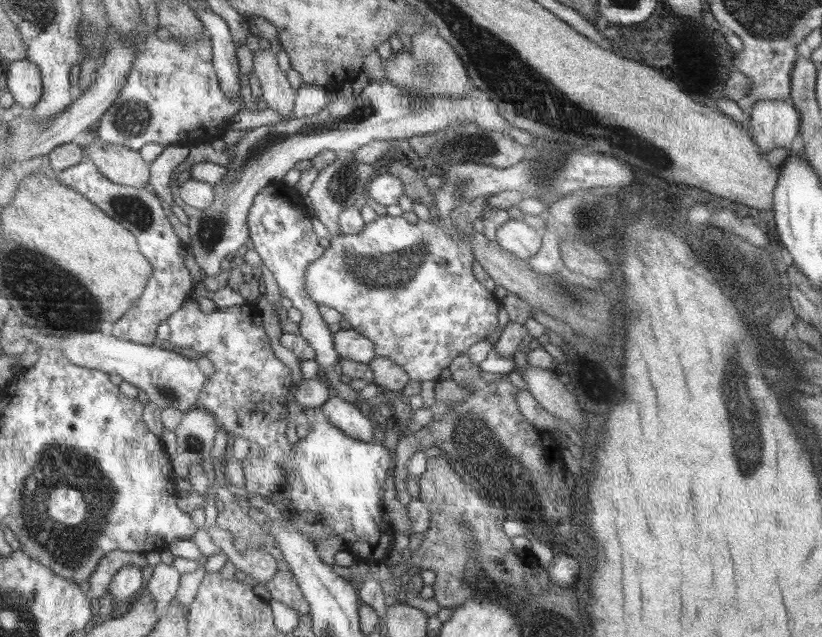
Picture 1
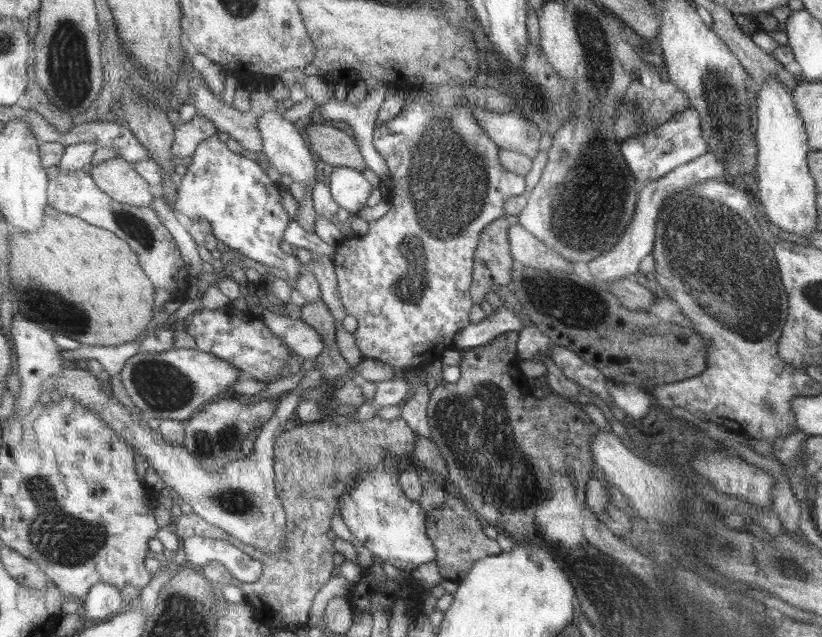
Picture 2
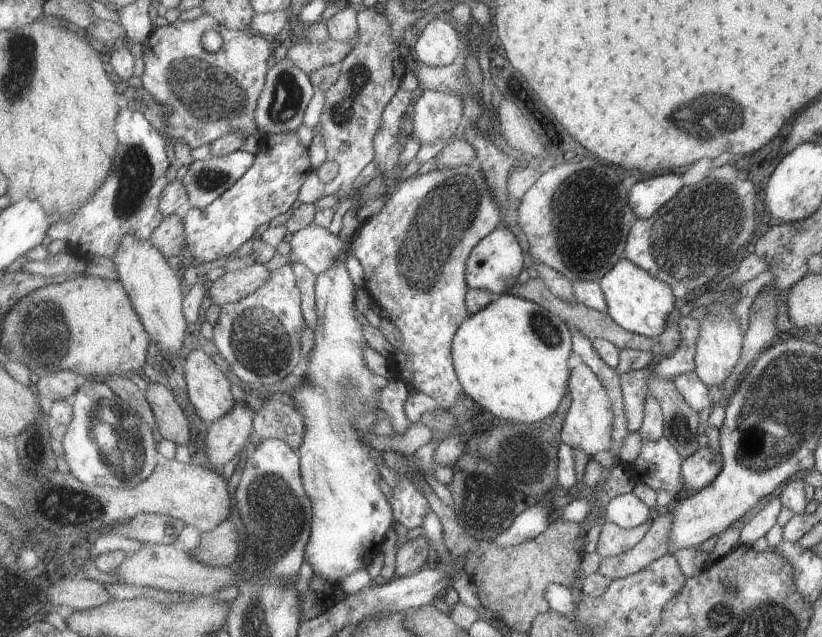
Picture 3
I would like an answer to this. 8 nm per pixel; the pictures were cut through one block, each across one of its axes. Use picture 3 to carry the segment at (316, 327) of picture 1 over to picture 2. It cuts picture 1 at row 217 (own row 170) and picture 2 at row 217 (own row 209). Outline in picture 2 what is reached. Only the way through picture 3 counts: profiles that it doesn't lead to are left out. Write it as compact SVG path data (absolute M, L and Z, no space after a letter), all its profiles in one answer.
M215 134L199 144L189 164L189 172L179 180L177 210L185 220L201 216L211 220L215 236L221 240L223 248L237 250L243 256L269 266L271 270L283 270L287 274L285 282L295 292L299 278L307 272L307 266L303 266L295 254L281 250L291 216L283 206L283 196L279 190L281 184L273 184L261 164L249 162L245 156L235 154Z

